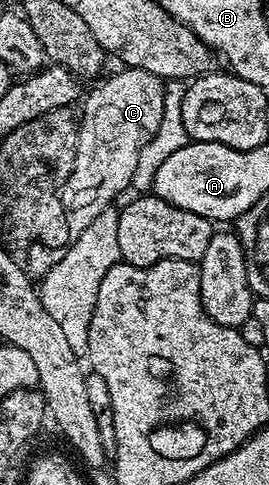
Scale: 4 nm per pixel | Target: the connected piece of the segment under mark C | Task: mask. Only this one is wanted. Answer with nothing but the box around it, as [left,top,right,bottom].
[60,67,166,238]

